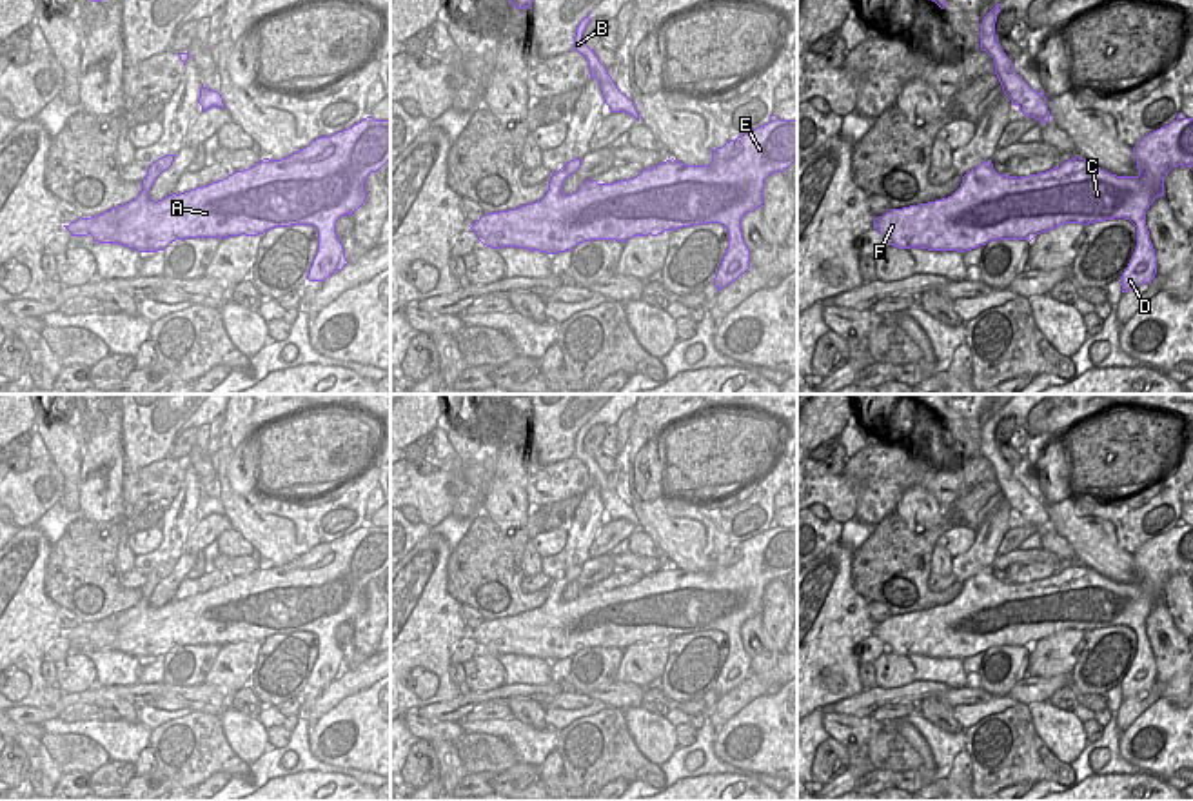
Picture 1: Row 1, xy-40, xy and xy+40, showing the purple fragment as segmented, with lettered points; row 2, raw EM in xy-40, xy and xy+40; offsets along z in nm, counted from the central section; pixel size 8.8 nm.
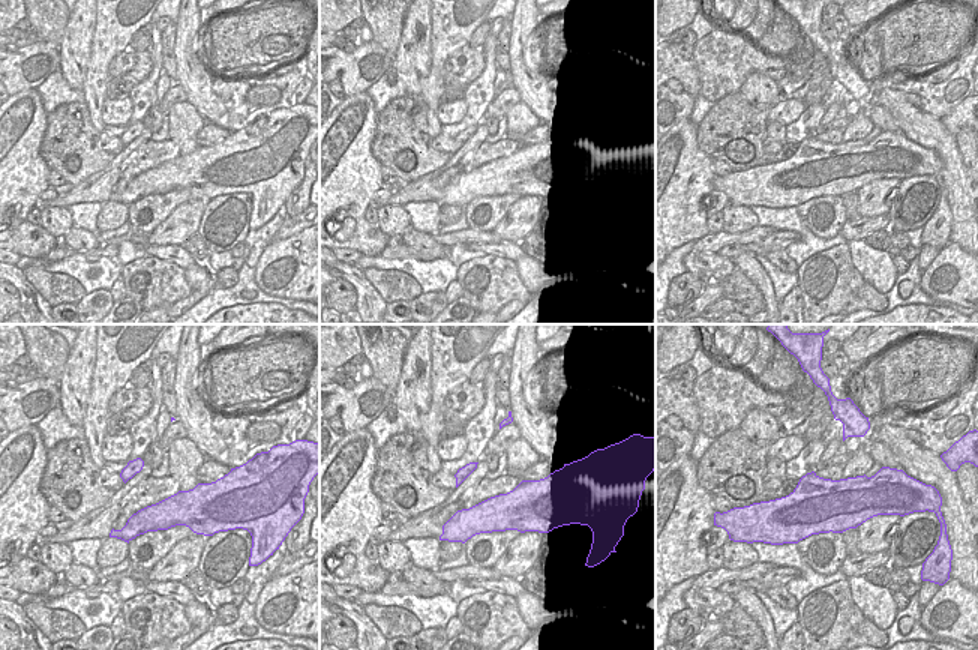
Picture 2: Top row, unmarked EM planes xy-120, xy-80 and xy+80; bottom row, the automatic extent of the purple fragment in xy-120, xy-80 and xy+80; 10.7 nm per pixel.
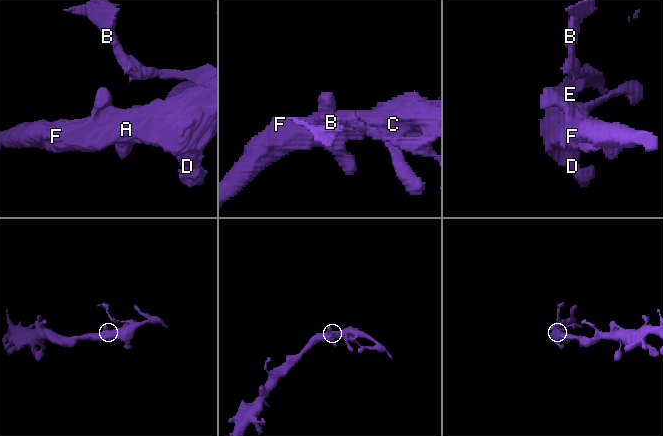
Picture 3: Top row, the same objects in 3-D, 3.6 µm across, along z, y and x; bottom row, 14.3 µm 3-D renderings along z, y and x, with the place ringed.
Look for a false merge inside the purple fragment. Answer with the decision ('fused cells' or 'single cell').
single cell

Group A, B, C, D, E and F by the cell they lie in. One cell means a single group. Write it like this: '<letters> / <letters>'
A B C D E F

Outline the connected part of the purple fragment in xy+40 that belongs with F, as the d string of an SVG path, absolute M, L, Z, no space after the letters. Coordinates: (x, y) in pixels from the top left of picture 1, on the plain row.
M1182 519L1166 534L1146 541L1135 554L1137 583L1111 581L1089 567L1071 565L1060 574L1030 583L1006 583L982 569L962 583L961 594L948 605L890 616L873 627L890 652L899 656L966 659L993 647L1033 647L1037 641L1064 630L1095 630L1115 625L1129 627L1137 634L1135 659L1120 683L1122 699L1149 690L1157 681L1157 663L1146 632L1146 618L1164 603L1164 585L1173 574L1193 574L1193 525Z

